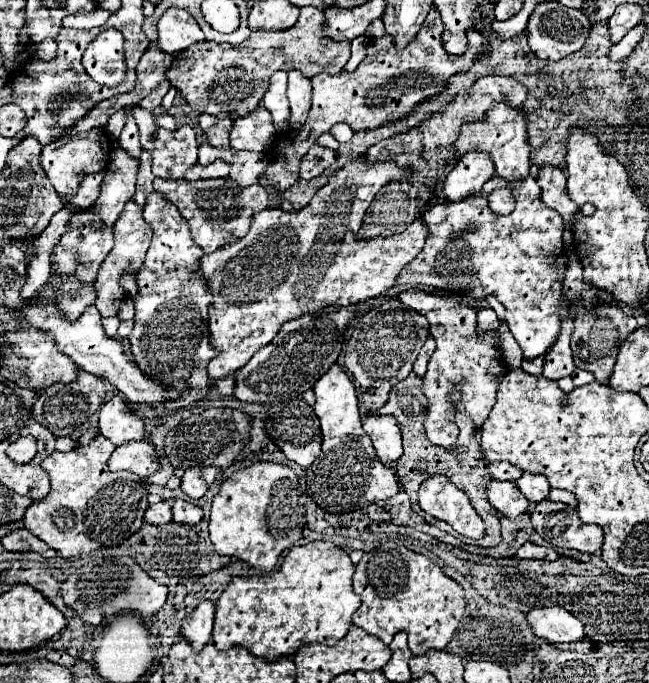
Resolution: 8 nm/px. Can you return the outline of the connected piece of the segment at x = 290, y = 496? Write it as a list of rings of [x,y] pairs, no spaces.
[[[255,463],[233,473],[221,483],[211,505],[209,535],[215,553],[237,557],[261,571],[273,571],[279,555],[301,539],[305,527],[305,505],[301,501],[299,477],[287,465]]]

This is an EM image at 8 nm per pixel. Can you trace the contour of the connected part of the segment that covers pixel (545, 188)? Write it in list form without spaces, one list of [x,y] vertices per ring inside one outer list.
[[[541,167],[539,169],[539,179],[537,179],[539,187],[541,187],[541,201],[555,209],[565,223],[565,233],[563,239],[571,241],[573,239],[573,225],[575,225],[575,217],[582,213],[585,216],[590,216],[595,212],[595,207],[586,203],[578,206],[569,199],[567,195],[567,187],[565,187],[565,175],[561,169],[557,167]]]

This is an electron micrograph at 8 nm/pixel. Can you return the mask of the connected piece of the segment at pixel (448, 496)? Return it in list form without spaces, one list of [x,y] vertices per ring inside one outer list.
[[[443,475],[431,477],[421,485],[419,507],[433,519],[449,523],[463,537],[481,539],[485,533],[485,525],[467,495]]]

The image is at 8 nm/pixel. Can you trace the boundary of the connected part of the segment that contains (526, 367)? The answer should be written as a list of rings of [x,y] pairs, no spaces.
[[[543,353],[543,357],[539,357],[539,359],[535,357],[535,361],[527,361],[527,359],[525,359],[525,361],[523,361],[523,365],[521,365],[521,369],[523,369],[523,371],[527,371],[527,373],[531,373],[531,375],[536,377],[541,376],[545,355],[547,355],[547,353]]]

